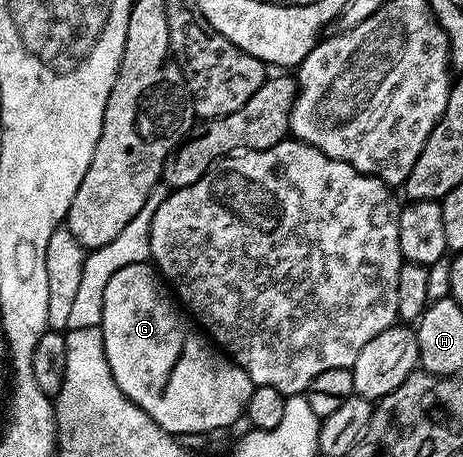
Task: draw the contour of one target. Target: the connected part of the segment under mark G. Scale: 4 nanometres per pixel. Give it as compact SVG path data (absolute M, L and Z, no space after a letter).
M151 262L131 263L110 277L102 301L99 329L104 338L106 361L118 389L169 435L202 433L220 427L228 429L239 415L241 418L247 412L254 386L252 379L223 351L202 337Z

